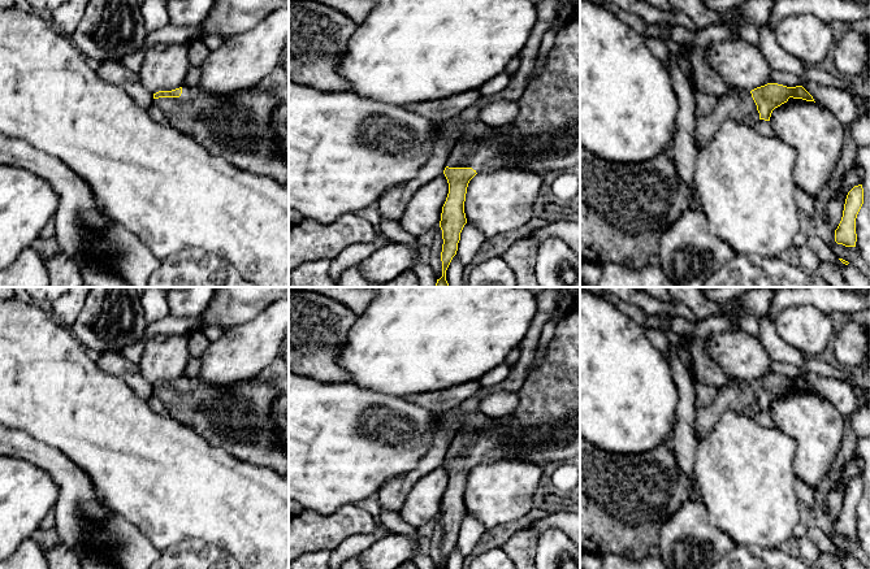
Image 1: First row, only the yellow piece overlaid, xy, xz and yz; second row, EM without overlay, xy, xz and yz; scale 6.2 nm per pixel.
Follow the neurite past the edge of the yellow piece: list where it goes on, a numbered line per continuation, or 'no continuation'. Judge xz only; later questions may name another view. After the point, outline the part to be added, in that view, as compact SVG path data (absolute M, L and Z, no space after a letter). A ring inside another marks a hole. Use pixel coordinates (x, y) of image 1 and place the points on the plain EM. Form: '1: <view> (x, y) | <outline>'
1: xz (545, 428) | M580 296L573 297L573 307L557 323L553 339L537 368L528 373L518 391L519 404L511 420L489 430L463 430L458 433L447 449L449 459L472 459L476 464L498 460L523 460L540 465L566 462L580 453Z

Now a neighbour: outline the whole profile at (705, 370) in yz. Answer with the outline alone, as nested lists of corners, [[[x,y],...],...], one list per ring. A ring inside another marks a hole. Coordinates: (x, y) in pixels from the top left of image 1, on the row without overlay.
[[[696,336],[683,340],[683,346],[687,347],[691,355],[692,374],[696,382],[715,388],[720,388],[728,383],[731,378],[707,353],[706,336]]]

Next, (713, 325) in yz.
[[[709,317],[706,320],[698,320],[696,325],[691,325],[683,318],[675,318],[672,321],[672,330],[681,336],[683,340],[696,336],[710,336],[713,334],[739,329],[739,323],[726,317]]]

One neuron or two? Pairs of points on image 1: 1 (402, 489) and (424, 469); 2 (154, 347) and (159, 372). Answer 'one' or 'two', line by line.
1: one
2: one

